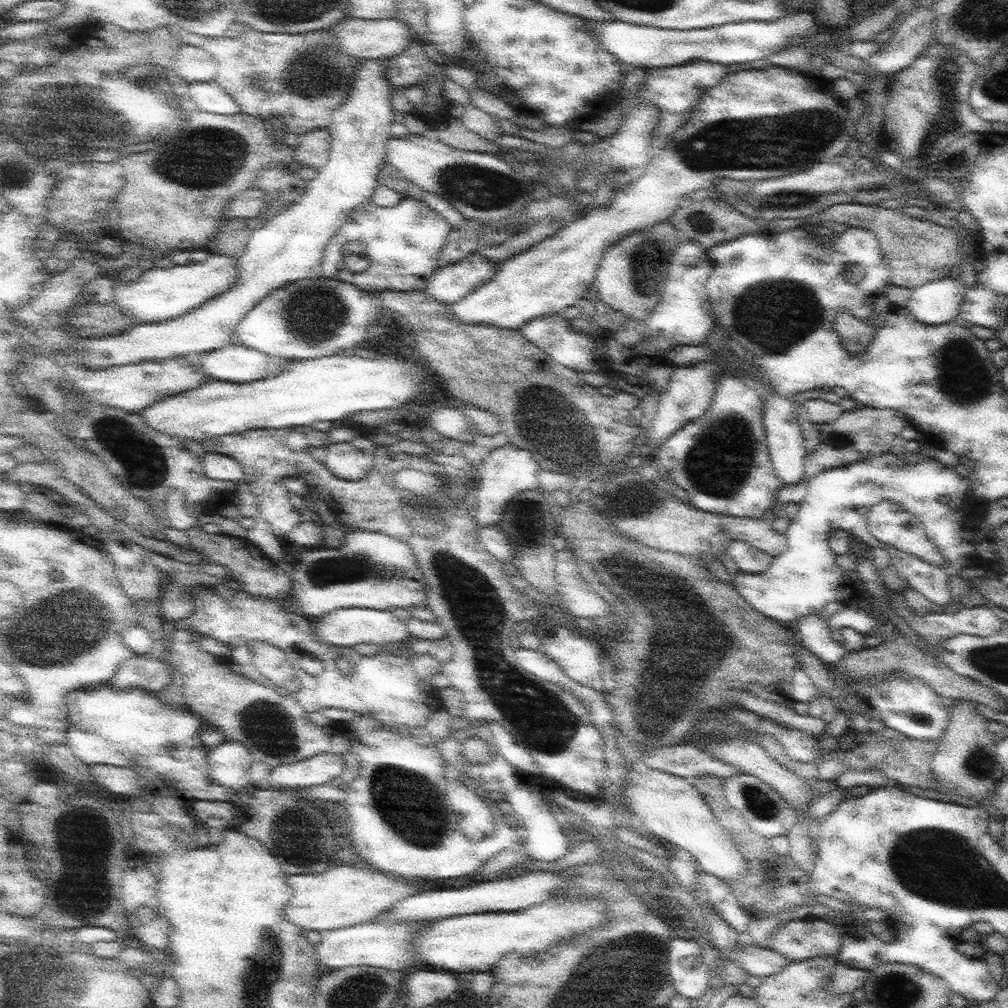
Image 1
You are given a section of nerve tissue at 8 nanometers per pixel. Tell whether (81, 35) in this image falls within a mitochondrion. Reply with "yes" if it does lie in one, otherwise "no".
no

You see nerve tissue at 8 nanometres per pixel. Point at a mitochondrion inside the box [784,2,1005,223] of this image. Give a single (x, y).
(945, 69)

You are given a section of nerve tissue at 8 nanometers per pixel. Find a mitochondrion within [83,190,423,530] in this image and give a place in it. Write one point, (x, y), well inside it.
(144, 462)

